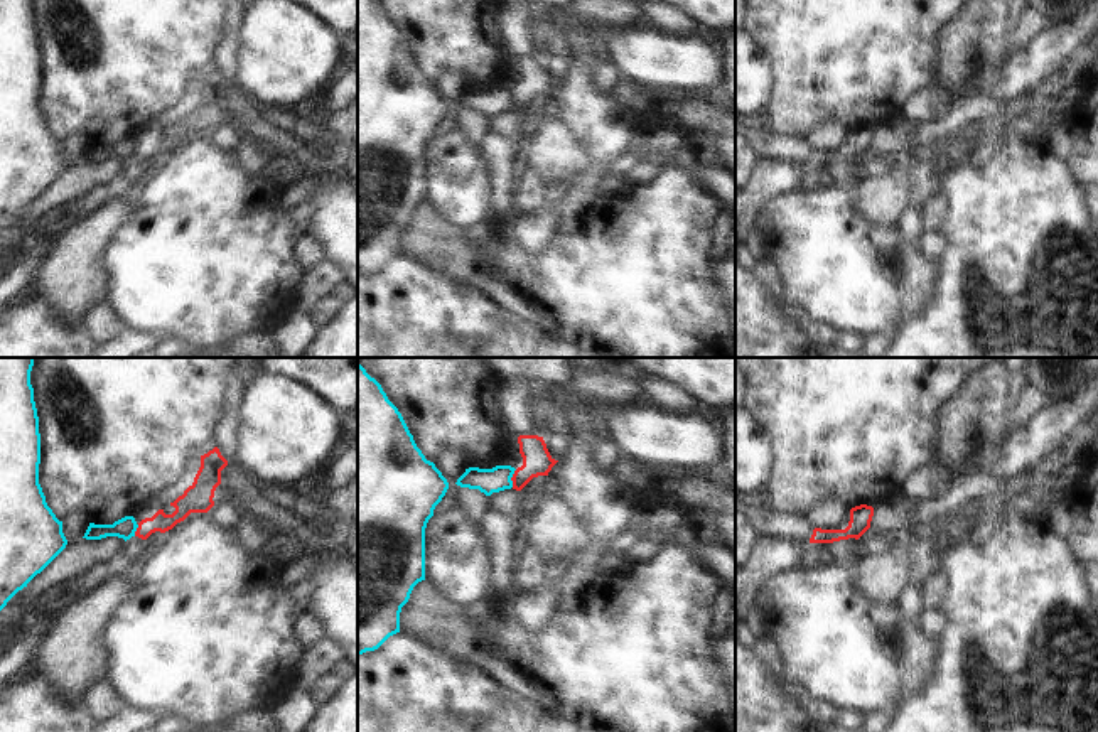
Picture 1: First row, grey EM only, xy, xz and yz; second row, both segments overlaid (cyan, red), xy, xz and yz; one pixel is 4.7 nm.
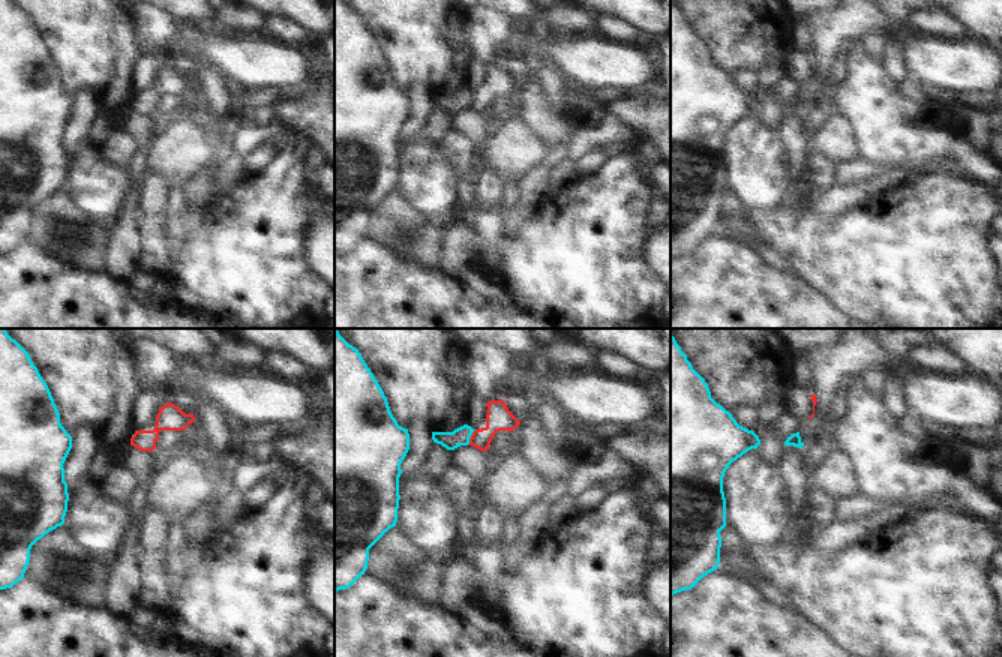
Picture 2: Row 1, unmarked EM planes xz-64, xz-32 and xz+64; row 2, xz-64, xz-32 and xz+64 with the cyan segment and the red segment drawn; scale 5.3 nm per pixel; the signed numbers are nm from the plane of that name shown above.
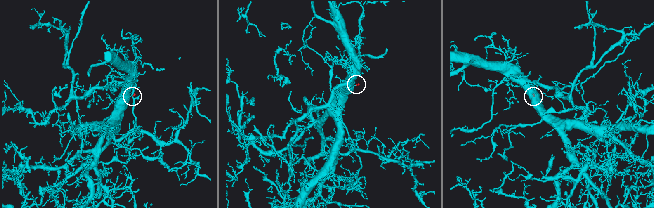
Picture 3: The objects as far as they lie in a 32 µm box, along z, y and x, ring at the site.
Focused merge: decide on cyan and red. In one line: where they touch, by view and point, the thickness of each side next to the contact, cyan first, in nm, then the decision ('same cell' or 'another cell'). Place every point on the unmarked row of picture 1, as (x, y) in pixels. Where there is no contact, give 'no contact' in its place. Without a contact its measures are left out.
xz (511, 98) | 120/140 nm | another cell

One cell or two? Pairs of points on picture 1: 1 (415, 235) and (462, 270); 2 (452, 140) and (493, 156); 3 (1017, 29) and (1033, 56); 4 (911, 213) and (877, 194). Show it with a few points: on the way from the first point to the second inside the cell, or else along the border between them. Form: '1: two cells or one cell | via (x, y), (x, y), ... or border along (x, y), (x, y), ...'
1: one cell | via (427, 238), (451, 258)
2: two cells | border along (474, 147), (491, 186)
3: two cells | border along (1034, 29), (1028, 44), (1006, 63), (1001, 75)
4: two cells | border along (909, 204), (896, 221)

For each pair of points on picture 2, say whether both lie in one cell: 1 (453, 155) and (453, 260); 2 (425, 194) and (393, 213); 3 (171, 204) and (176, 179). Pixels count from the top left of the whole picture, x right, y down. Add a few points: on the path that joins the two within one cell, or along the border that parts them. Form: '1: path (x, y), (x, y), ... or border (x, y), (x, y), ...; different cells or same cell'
1: path (464, 180), (465, 219), (461, 224), (459, 234); same cell
2: border (396, 189), (413, 206), (440, 222); different cells
3: border (170, 188), (182, 189); different cells

